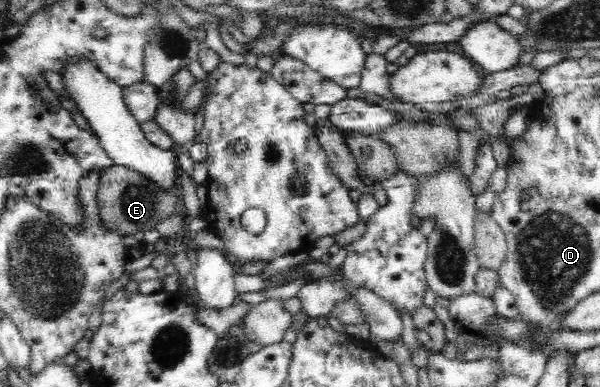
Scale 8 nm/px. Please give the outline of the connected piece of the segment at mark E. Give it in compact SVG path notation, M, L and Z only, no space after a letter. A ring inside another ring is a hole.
M113 164L101 173L98 187L98 214L106 228L118 230L120 234L134 235L138 231L154 229L158 223L178 213L178 189L162 190L158 184L124 165Z

